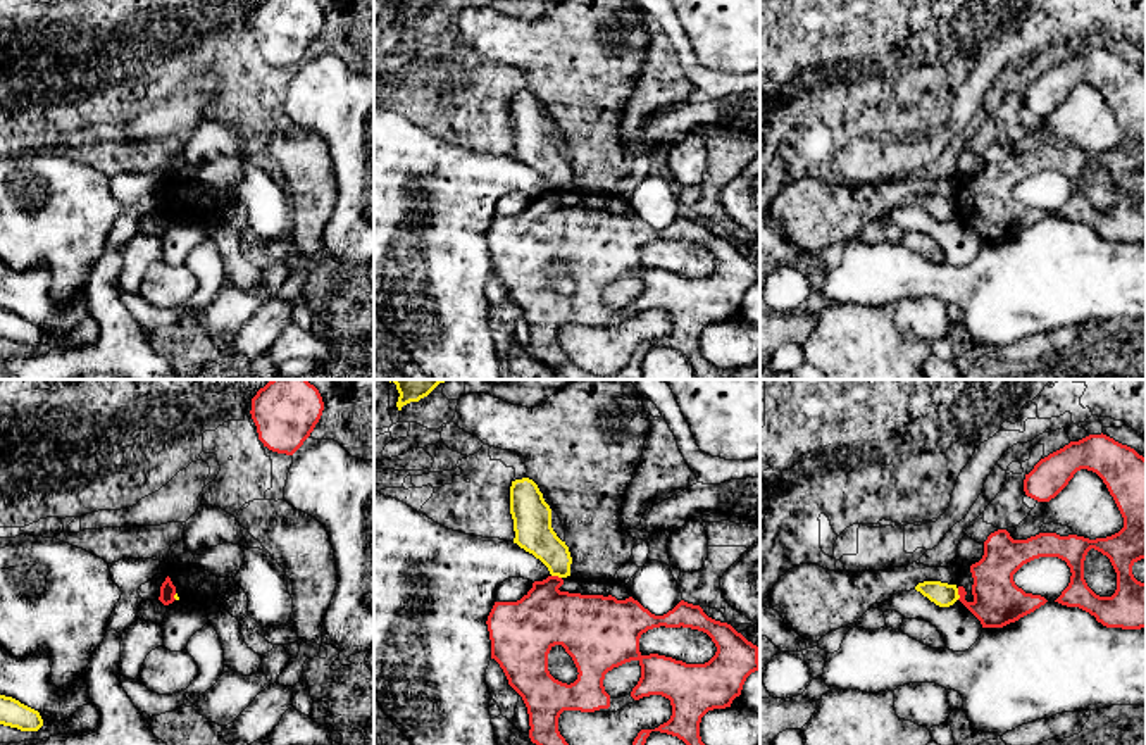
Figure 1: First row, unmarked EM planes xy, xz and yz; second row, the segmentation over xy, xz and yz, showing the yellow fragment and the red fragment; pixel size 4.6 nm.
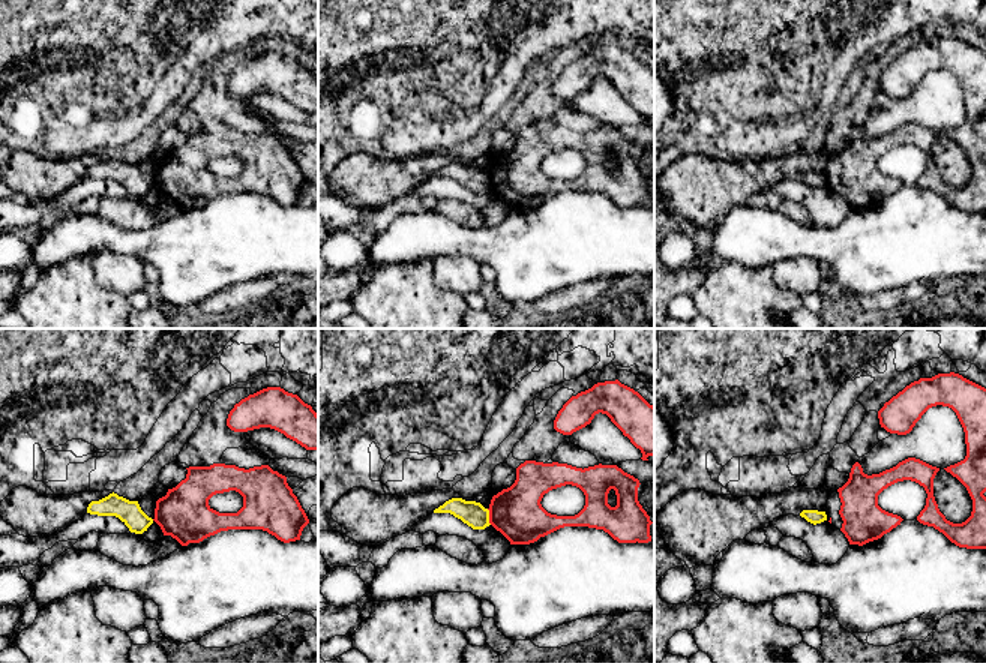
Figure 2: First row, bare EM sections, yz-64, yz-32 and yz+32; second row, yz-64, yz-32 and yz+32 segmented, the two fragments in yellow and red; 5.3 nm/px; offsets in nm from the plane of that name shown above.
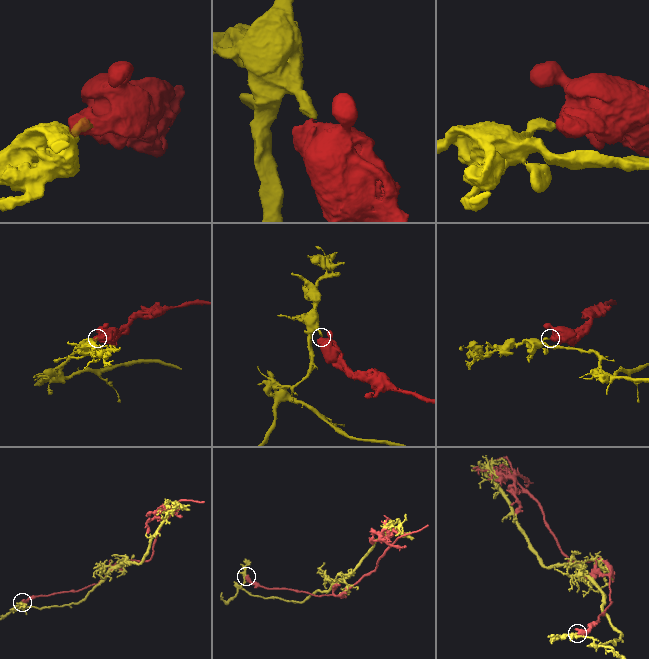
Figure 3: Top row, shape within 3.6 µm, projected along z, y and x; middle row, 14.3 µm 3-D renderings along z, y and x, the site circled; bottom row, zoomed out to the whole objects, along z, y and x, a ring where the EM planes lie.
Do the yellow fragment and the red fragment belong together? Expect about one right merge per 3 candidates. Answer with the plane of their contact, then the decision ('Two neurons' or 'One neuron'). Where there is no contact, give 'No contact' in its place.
Touches yellow in yz. Two neurons

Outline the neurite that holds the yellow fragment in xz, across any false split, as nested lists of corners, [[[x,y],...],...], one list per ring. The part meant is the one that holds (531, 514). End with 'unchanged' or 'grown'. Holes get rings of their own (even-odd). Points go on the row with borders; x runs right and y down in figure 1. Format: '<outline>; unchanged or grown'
[[[533,479],[512,481],[510,514],[515,531],[514,543],[539,559],[551,576],[570,576],[569,547],[553,531],[551,509]]]; unchanged

